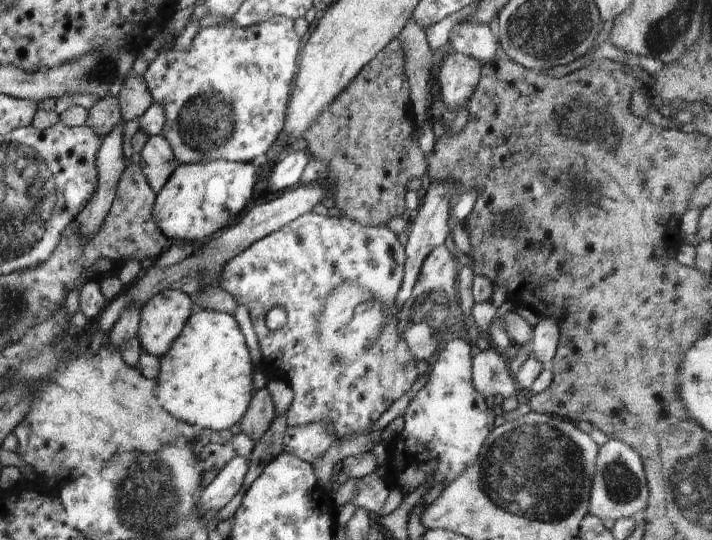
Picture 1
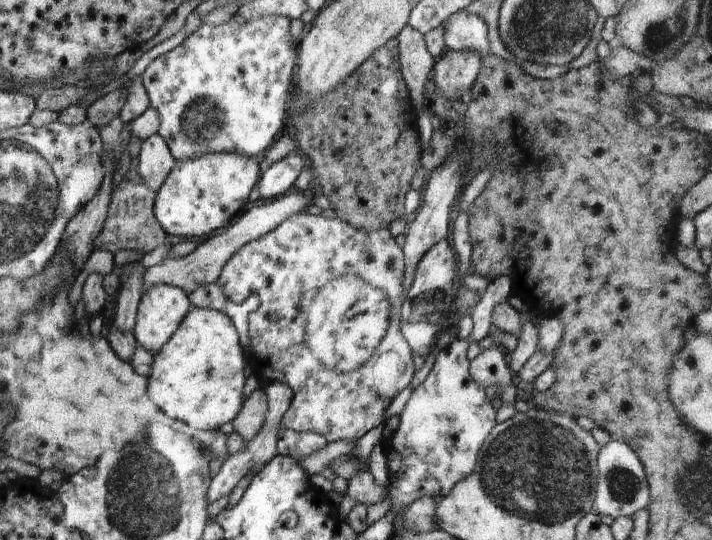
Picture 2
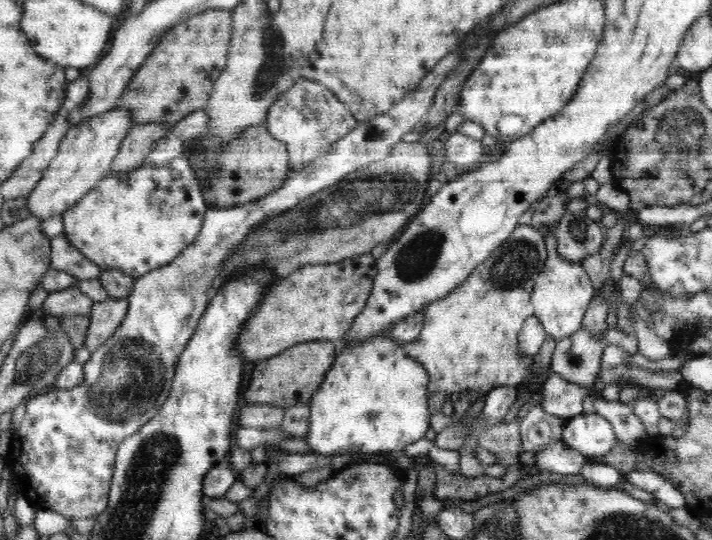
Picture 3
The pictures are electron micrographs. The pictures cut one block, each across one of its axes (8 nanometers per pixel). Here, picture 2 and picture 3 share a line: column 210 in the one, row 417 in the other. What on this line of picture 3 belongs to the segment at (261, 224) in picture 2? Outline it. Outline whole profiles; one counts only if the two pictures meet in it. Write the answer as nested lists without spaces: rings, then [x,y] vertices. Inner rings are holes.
[[[256,404],[240,408],[236,414],[236,422],[242,427],[269,429],[283,423],[285,409],[274,405]]]

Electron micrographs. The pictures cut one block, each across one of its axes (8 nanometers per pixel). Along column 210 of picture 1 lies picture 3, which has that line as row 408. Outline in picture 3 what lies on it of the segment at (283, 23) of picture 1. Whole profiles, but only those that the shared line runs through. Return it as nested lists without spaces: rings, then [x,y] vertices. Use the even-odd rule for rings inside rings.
[[[453,50],[454,54],[448,54],[446,58],[442,58],[436,68],[432,68],[428,72],[428,76],[418,84],[418,88],[414,88],[414,91],[410,92],[405,98],[398,101],[388,112],[385,112],[381,115],[374,115],[372,118],[365,120],[364,122],[359,122],[352,132],[349,132],[344,138],[341,138],[337,143],[331,145],[331,148],[324,156],[318,156],[316,160],[310,161],[310,164],[302,164],[302,168],[293,170],[292,173],[288,174],[286,180],[284,180],[283,185],[280,188],[277,188],[276,191],[272,191],[269,195],[263,196],[261,199],[230,208],[208,208],[205,214],[204,222],[202,223],[202,228],[200,230],[199,236],[194,240],[192,244],[189,244],[182,252],[163,267],[157,268],[156,270],[150,271],[146,274],[135,279],[132,292],[126,297],[129,302],[129,309],[122,321],[122,324],[111,334],[109,339],[106,339],[106,342],[102,344],[101,347],[98,347],[90,356],[90,359],[83,364],[84,376],[82,382],[78,386],[69,388],[69,389],[58,389],[54,388],[50,392],[40,393],[36,396],[31,396],[28,399],[26,412],[24,419],[21,422],[18,432],[14,433],[12,440],[10,440],[10,448],[4,456],[6,464],[10,468],[11,478],[13,479],[17,490],[23,493],[26,497],[26,500],[36,509],[40,510],[52,510],[60,514],[61,516],[68,517],[72,519],[80,518],[96,518],[98,515],[102,514],[107,510],[109,504],[109,495],[110,495],[110,486],[111,481],[114,475],[115,460],[117,459],[117,451],[120,447],[120,444],[125,440],[126,437],[134,436],[136,432],[140,432],[140,428],[144,426],[149,420],[152,420],[154,416],[158,414],[160,407],[164,404],[164,401],[168,398],[170,390],[173,384],[173,378],[176,372],[176,366],[178,364],[178,359],[182,354],[182,351],[186,348],[186,344],[196,327],[198,326],[199,320],[202,318],[202,314],[210,300],[213,298],[215,291],[226,282],[225,277],[222,276],[221,272],[224,268],[224,261],[227,261],[238,249],[239,246],[248,239],[248,234],[252,234],[257,226],[268,219],[271,219],[273,216],[279,215],[280,212],[289,211],[296,208],[301,200],[320,192],[320,189],[326,188],[327,186],[332,186],[335,182],[341,181],[345,178],[345,175],[350,175],[353,172],[360,170],[362,167],[368,167],[369,164],[376,163],[381,161],[390,154],[392,147],[402,142],[402,136],[408,134],[408,132],[420,132],[425,125],[425,122],[428,120],[428,109],[434,100],[436,92],[438,92],[440,86],[442,86],[446,75],[450,74],[451,70],[459,63],[460,52],[456,54],[456,51]]]

